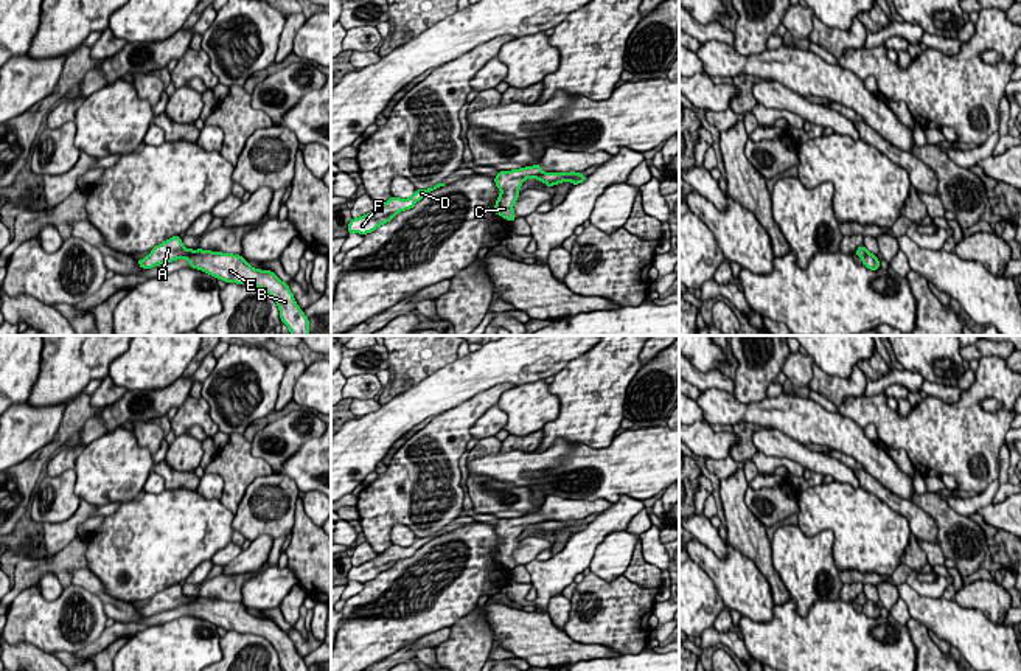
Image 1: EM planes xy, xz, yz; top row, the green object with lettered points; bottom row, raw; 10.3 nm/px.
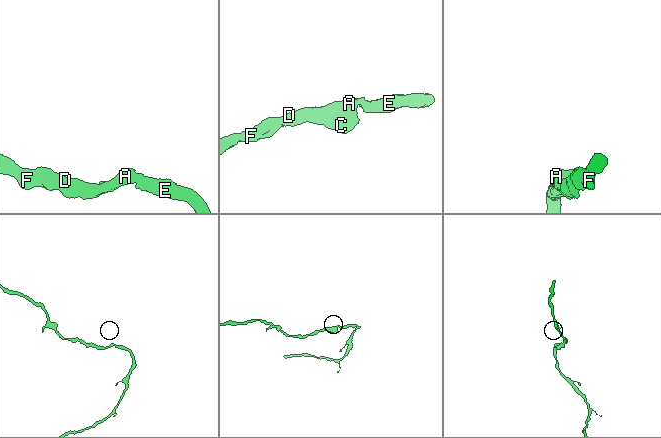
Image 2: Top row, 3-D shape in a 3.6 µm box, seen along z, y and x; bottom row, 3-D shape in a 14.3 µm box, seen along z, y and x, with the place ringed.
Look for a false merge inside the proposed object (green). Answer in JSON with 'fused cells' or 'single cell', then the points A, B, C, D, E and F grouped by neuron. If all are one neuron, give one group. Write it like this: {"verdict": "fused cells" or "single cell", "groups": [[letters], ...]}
{"verdict": "fused cells", "groups": [["A", "C", "D", "F"], ["B", "E"]]}

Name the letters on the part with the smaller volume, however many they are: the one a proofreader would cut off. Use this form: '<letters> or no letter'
B, E

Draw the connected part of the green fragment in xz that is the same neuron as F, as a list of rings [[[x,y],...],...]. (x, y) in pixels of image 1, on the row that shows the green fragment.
[[[437,183],[427,189],[416,189],[409,199],[399,199],[392,196],[387,202],[361,217],[353,217],[347,227],[348,233],[367,235],[375,231],[379,225],[390,222],[399,211],[406,211],[415,207],[429,193],[444,186],[446,183]]]

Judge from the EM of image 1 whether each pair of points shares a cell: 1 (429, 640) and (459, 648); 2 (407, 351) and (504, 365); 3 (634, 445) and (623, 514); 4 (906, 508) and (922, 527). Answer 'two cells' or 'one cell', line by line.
1: two cells
2: two cells
3: two cells
4: one cell

